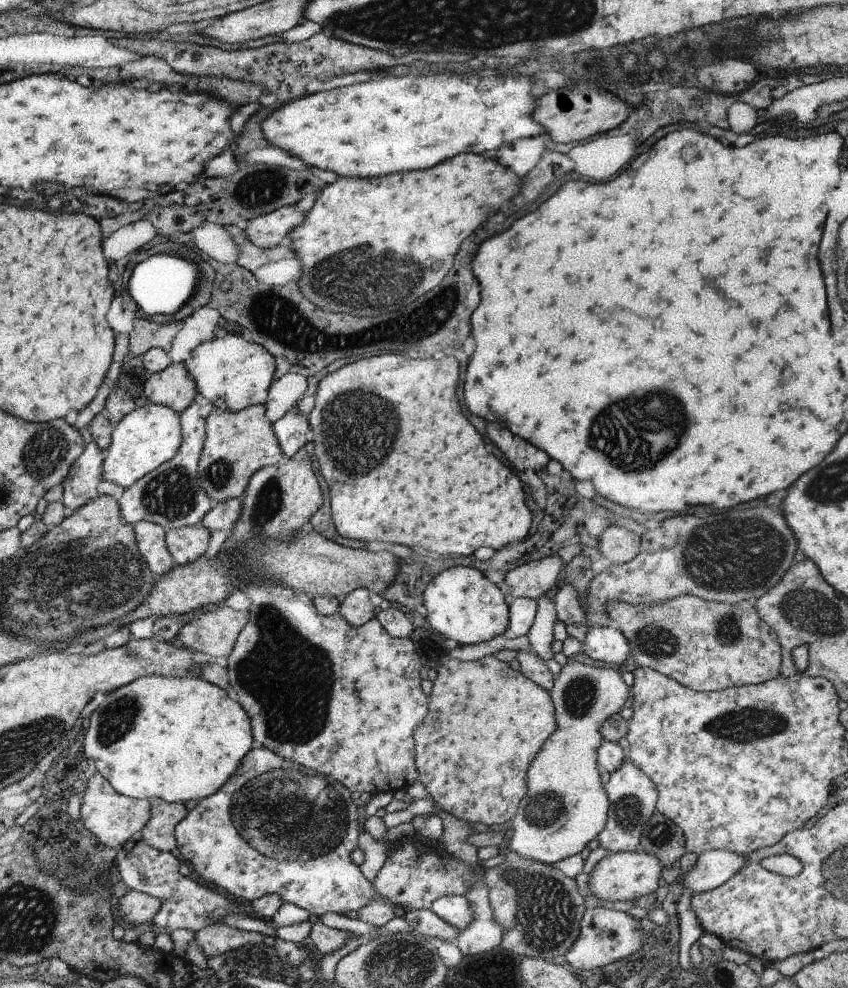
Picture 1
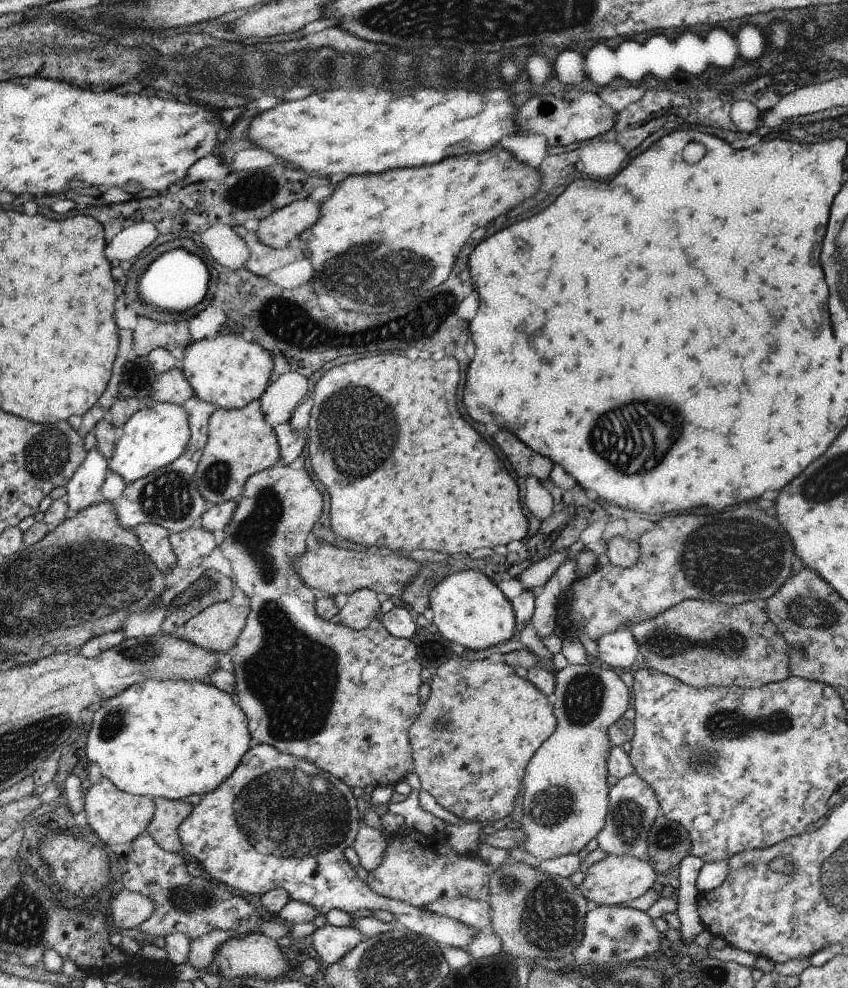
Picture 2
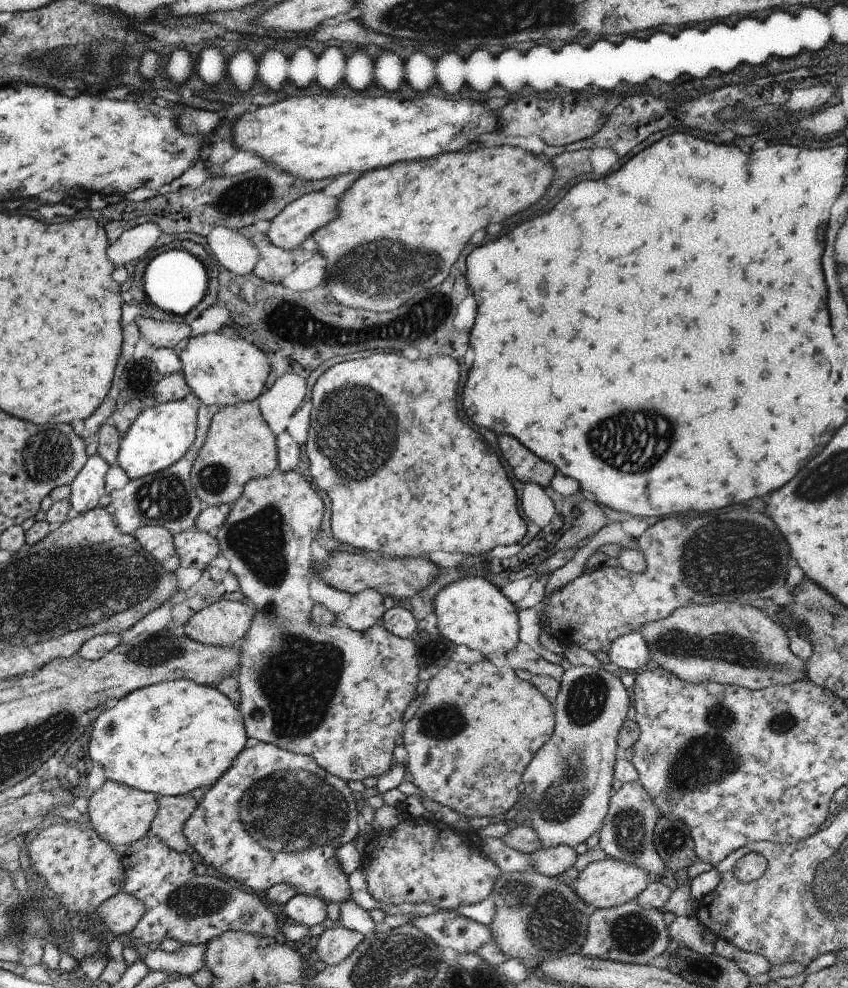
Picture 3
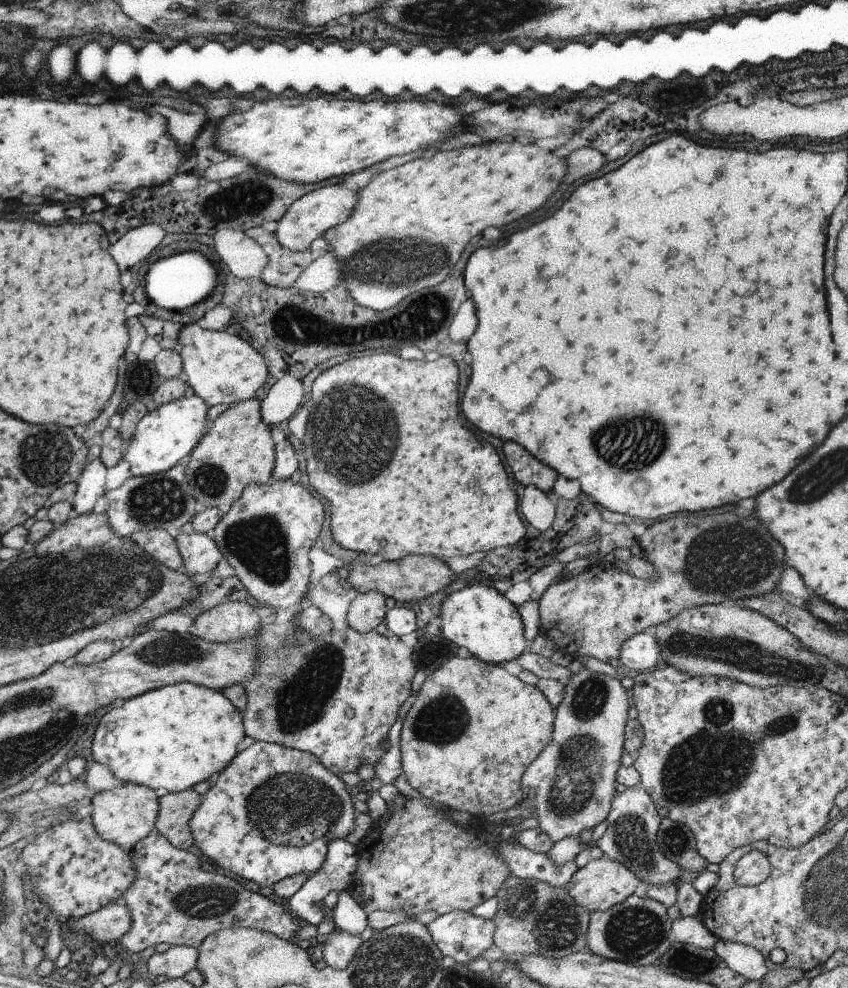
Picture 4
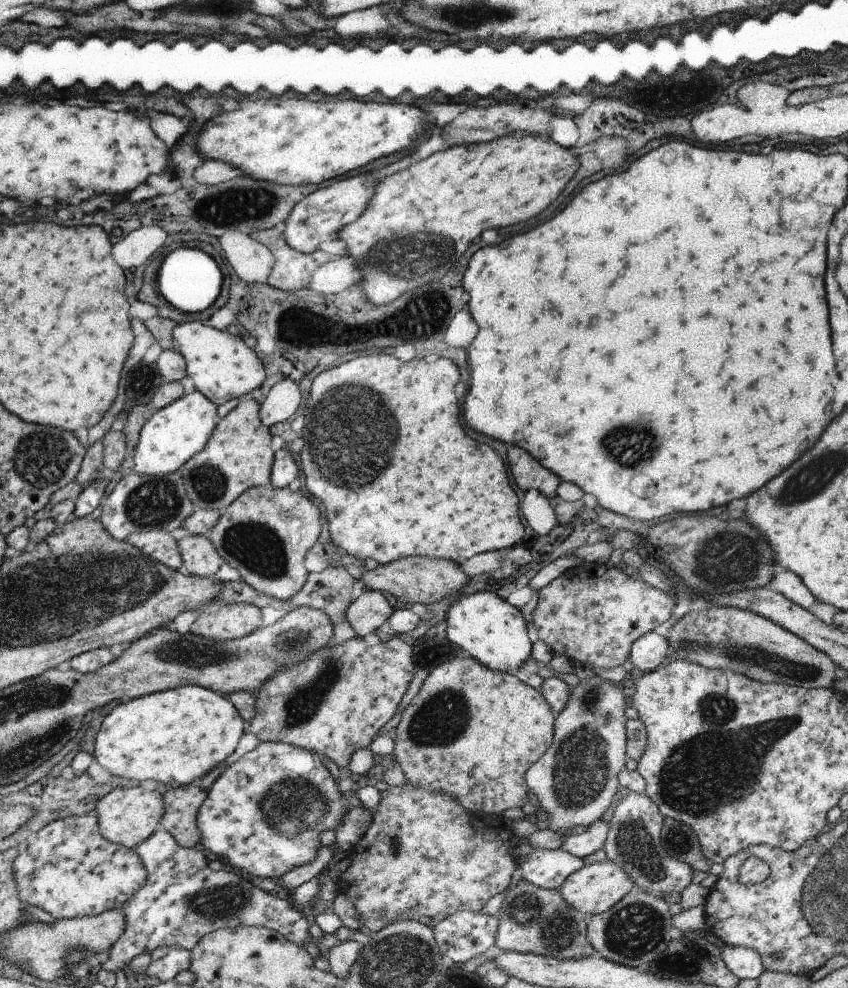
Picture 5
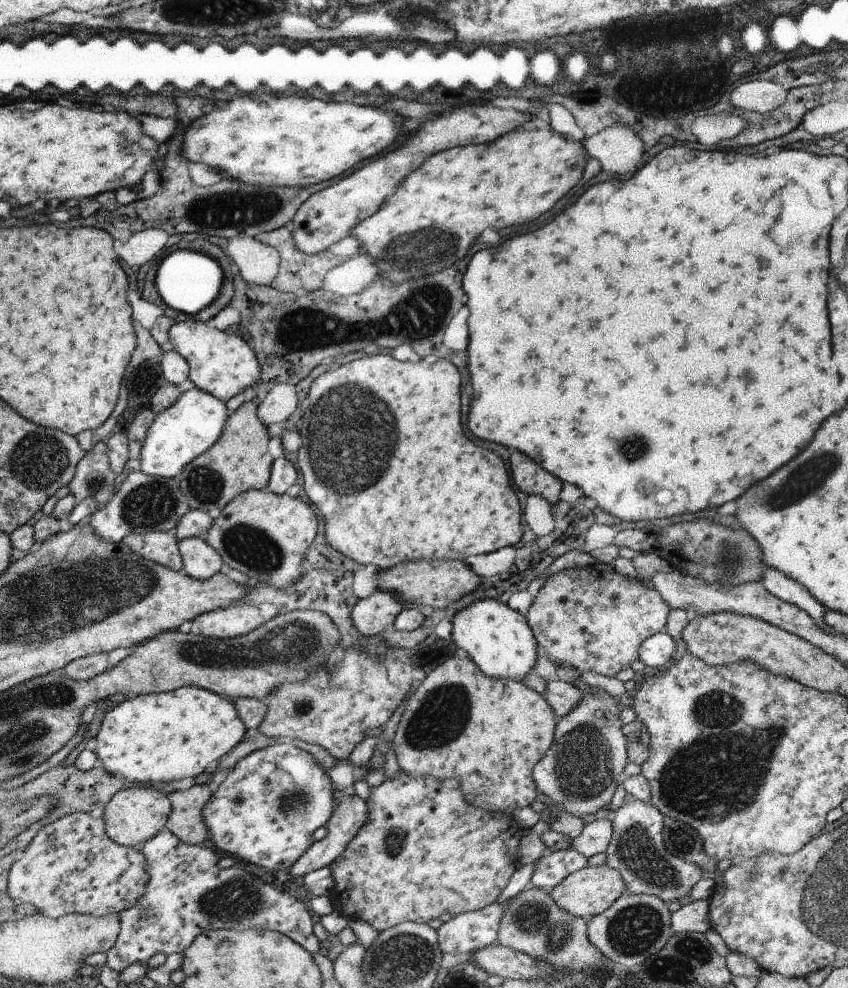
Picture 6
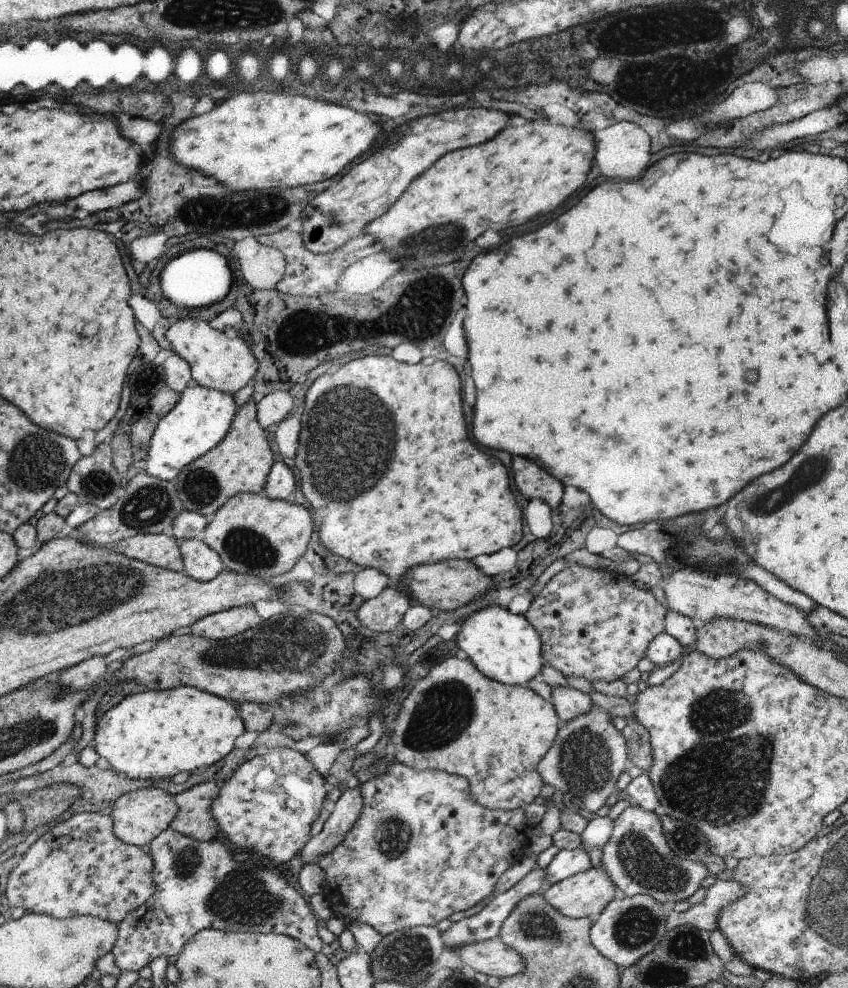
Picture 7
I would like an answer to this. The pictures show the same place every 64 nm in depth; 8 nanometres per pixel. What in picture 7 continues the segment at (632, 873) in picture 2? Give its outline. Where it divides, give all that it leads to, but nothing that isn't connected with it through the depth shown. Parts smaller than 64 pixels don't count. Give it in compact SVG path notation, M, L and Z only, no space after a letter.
M589 868L565 878L545 890L541 896L567 918L595 918L615 898L617 884L601 868Z

